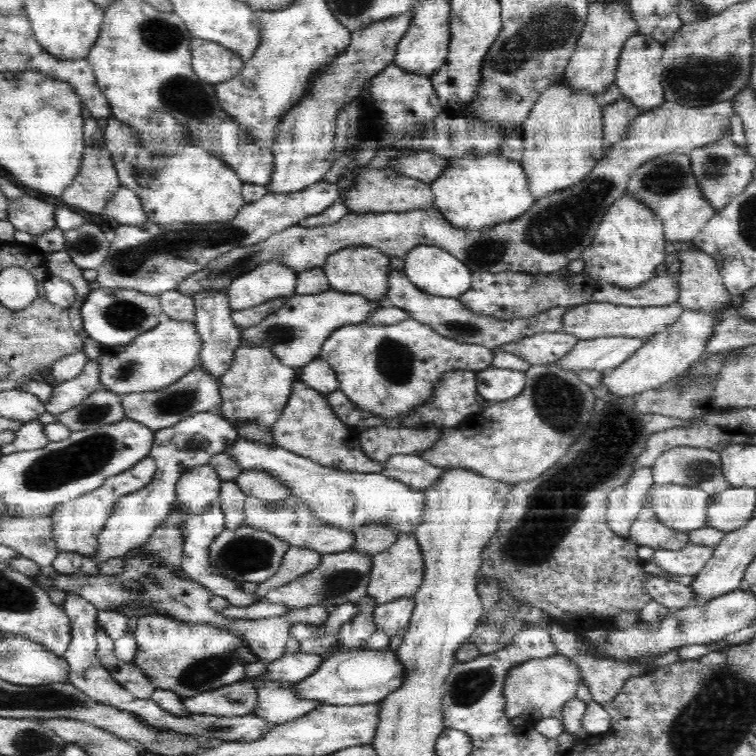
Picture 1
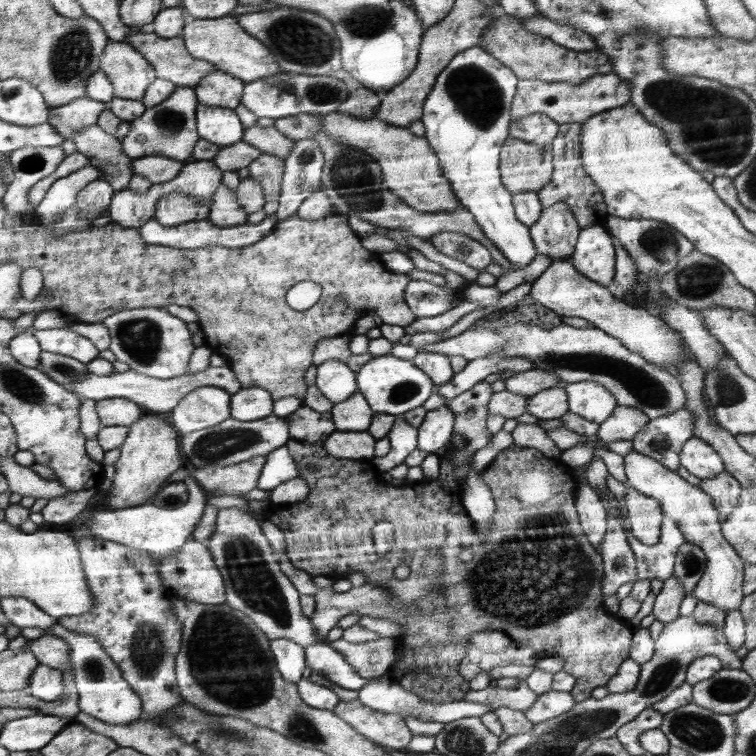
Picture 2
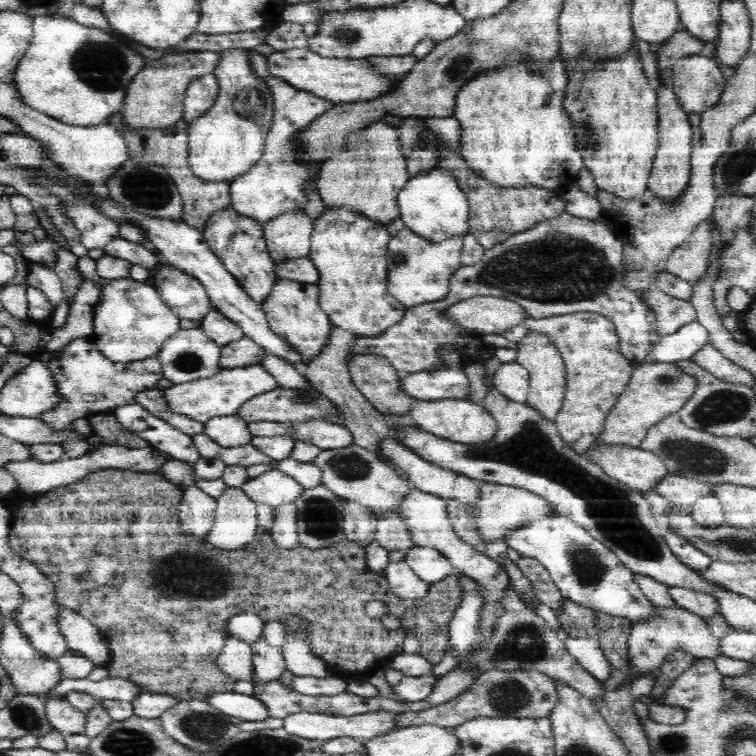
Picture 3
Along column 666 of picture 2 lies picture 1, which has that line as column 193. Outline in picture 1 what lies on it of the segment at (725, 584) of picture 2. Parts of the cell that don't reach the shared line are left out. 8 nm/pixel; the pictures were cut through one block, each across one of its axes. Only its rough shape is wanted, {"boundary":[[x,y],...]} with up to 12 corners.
{"boundary":[[200,464],[182,473],[175,502],[198,516],[219,498],[216,468]]}

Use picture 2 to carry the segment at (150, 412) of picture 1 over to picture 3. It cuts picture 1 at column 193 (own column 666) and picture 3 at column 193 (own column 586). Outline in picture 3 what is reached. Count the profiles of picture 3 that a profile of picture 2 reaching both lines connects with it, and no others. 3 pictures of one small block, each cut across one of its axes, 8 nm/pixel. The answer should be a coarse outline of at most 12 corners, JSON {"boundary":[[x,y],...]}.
{"boundary":[[180,329],[156,355],[173,384],[220,372],[221,347]]}

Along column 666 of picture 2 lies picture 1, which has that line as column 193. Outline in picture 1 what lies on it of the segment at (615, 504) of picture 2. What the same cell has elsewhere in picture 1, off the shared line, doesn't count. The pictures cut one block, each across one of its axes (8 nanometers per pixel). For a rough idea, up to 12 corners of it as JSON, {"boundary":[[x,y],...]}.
{"boundary":[[220,498],[181,526],[188,577],[213,597],[247,607],[265,600],[215,572],[209,546],[224,529]]}

